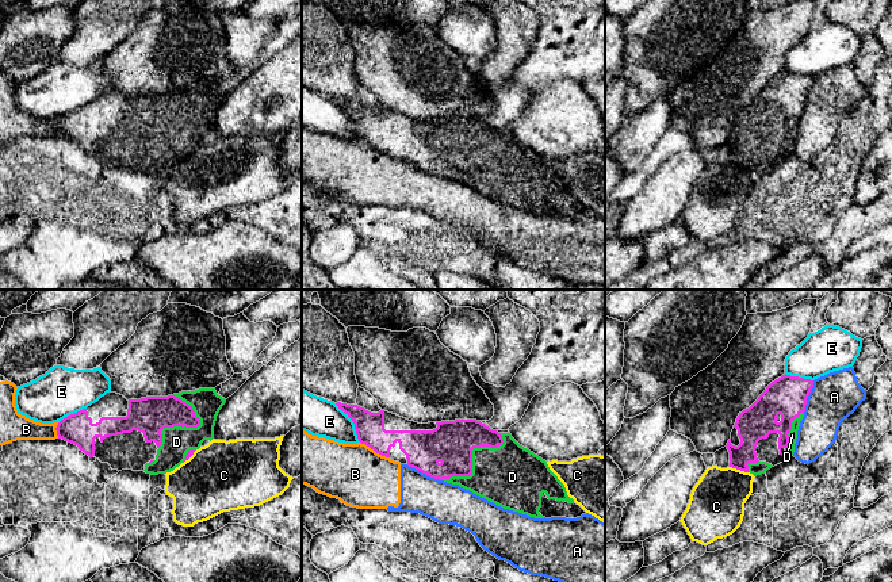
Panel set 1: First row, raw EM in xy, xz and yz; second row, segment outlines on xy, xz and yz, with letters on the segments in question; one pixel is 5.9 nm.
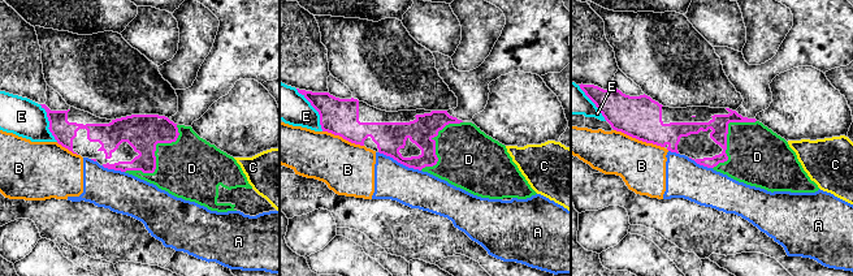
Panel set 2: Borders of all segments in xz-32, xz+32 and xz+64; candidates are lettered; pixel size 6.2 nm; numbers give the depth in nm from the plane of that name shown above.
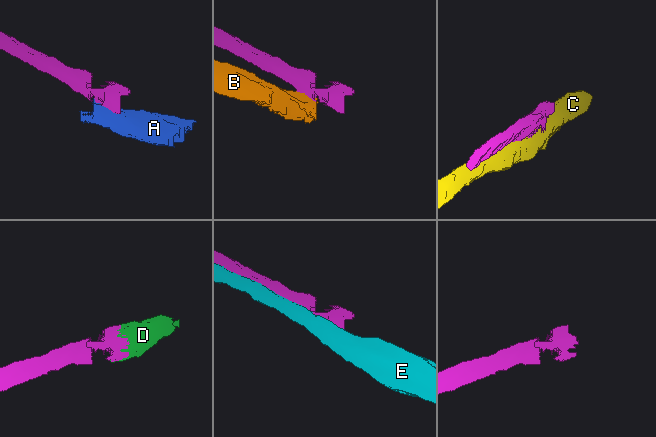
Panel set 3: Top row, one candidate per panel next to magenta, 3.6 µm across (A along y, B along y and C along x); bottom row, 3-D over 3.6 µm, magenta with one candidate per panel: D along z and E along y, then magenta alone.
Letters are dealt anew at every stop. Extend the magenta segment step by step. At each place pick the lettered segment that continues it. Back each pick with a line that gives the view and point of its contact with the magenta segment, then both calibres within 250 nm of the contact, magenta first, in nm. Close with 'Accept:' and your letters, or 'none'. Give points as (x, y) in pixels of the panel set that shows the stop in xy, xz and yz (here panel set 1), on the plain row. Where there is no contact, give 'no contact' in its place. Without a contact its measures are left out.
D: contact xz (471, 153); calibres 260 and 360 nm
Accept: D

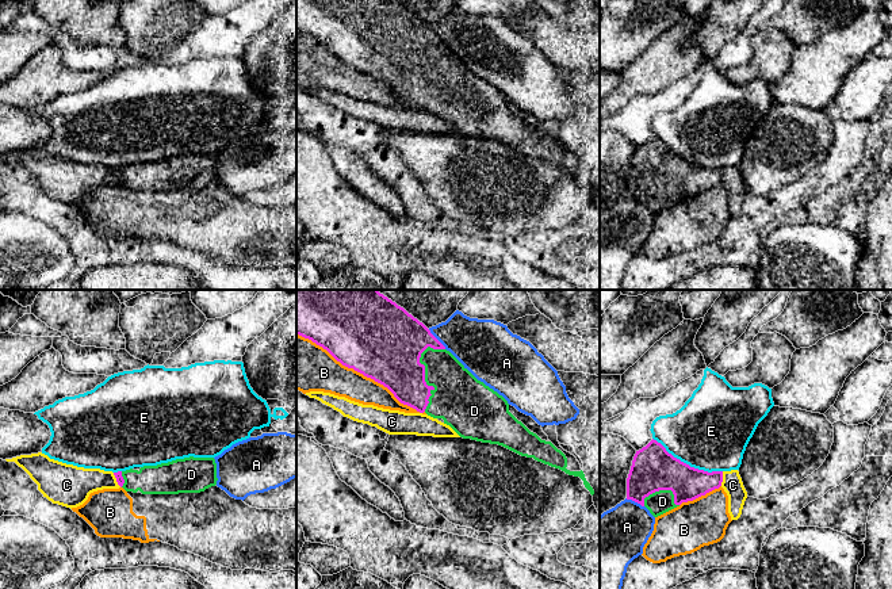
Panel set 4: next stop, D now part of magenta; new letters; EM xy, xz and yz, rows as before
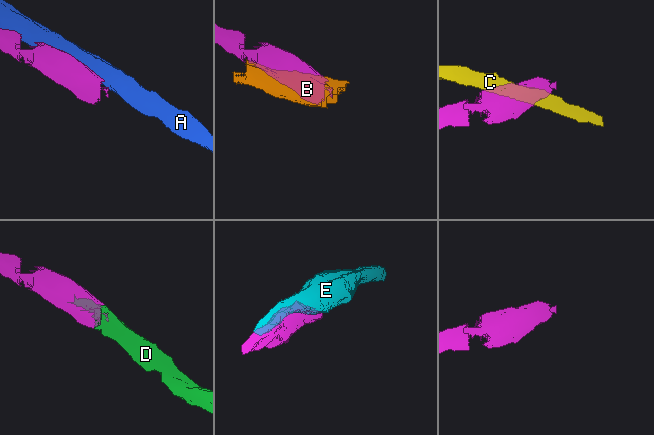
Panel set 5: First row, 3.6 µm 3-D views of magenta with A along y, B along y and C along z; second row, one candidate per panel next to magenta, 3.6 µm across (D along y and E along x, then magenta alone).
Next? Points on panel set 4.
D: contact xz (424, 69); calibres 380 and 300 nm
Accept: D

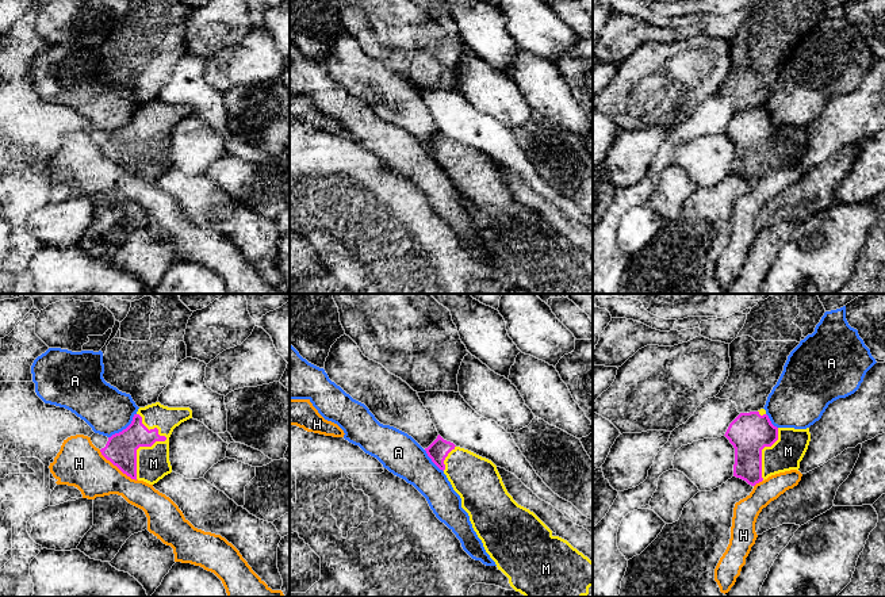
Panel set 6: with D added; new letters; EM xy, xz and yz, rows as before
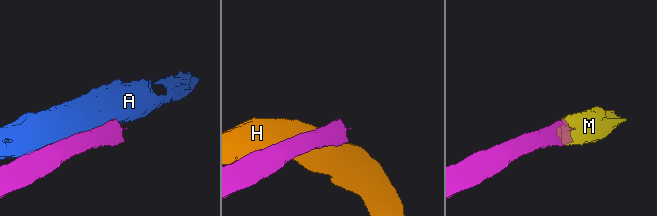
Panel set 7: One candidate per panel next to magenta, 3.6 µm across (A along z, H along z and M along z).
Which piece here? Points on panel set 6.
M: contact xy (154, 138); calibres 190 and 190 nm
Accept: M

